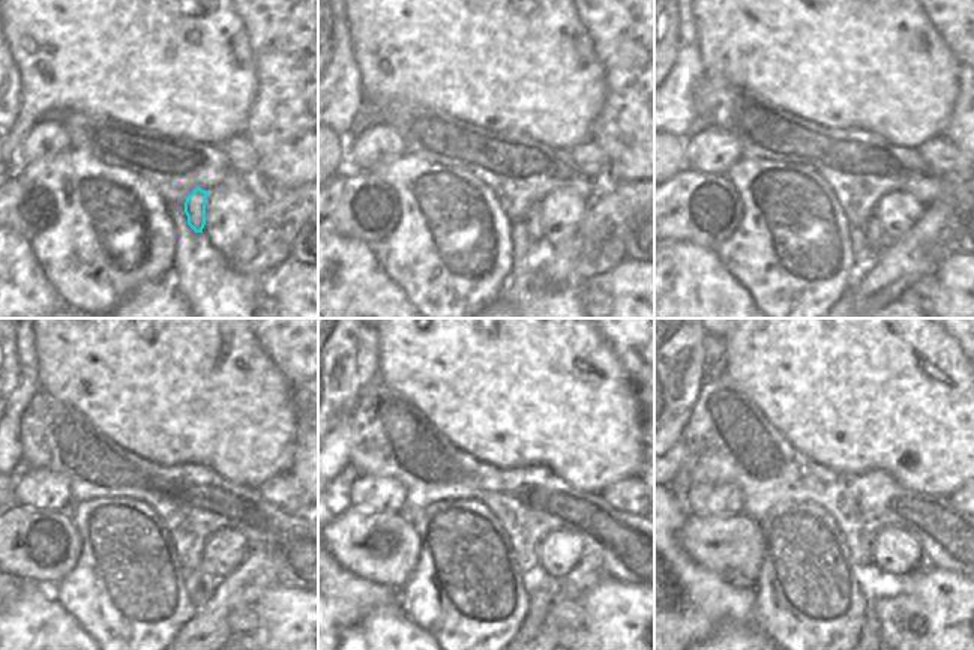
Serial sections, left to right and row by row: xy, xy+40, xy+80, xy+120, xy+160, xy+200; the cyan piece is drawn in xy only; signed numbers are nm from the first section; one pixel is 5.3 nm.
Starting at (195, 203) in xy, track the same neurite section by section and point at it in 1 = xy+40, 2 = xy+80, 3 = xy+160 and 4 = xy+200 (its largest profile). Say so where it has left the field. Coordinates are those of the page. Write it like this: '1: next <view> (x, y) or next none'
1: next xy+40 (532, 221)
2: next xy+80 (872, 231)
3: next xy+160 (541, 599)
4: next xy+200 (869, 619)

